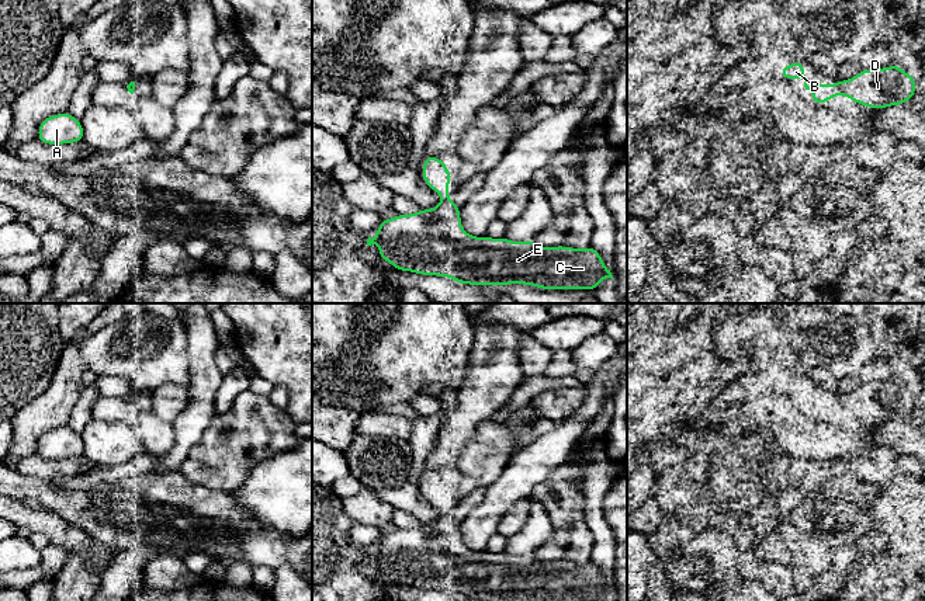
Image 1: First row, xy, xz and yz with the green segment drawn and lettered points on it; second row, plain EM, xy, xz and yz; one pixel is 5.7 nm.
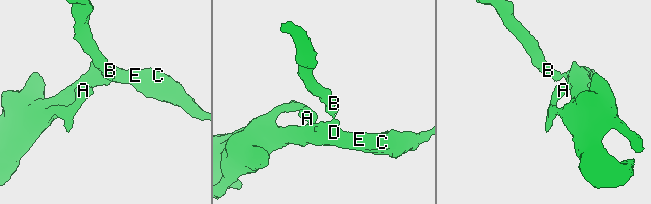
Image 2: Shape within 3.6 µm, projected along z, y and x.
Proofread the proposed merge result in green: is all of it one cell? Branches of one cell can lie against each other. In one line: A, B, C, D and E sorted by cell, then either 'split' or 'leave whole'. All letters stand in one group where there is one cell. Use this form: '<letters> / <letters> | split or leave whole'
A C D E / B | split

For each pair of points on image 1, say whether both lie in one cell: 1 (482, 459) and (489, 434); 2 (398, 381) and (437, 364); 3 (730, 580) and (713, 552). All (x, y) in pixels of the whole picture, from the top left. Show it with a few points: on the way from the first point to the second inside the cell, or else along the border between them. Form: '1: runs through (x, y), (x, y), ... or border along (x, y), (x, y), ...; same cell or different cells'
1: runs through (488, 454), (489, 440); same cell
2: runs through (408, 371), (415, 364), (428, 364); same cell
3: runs through (723, 573), (713, 559); same cell

